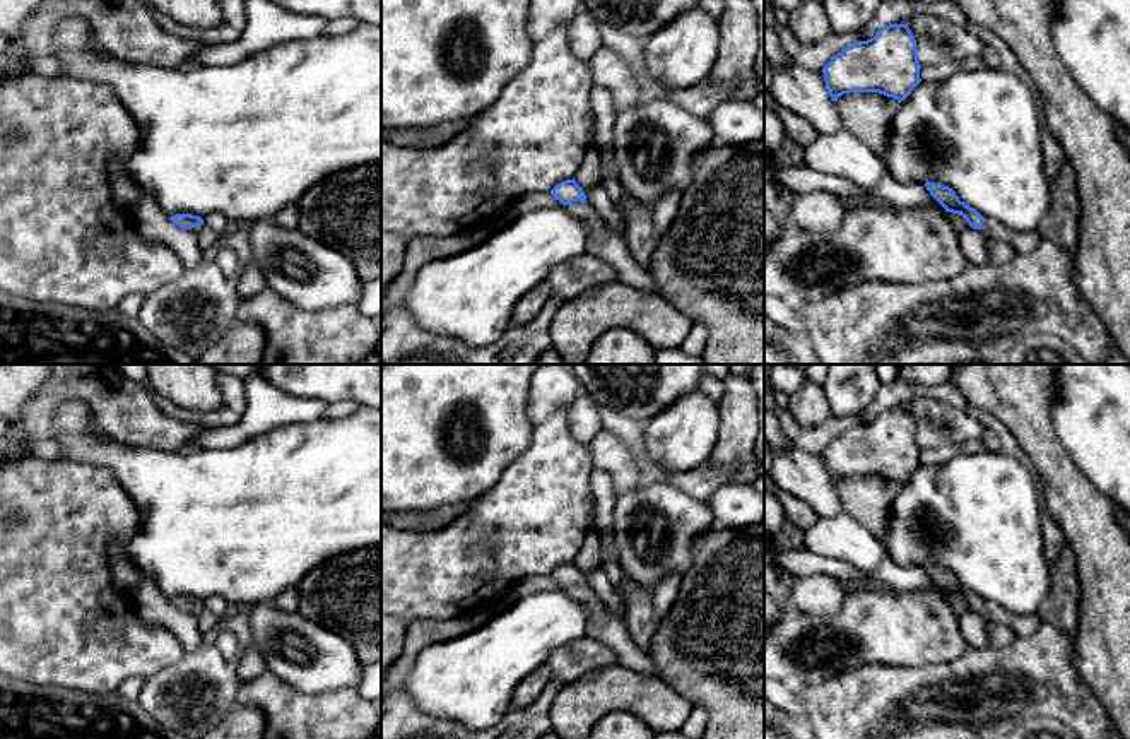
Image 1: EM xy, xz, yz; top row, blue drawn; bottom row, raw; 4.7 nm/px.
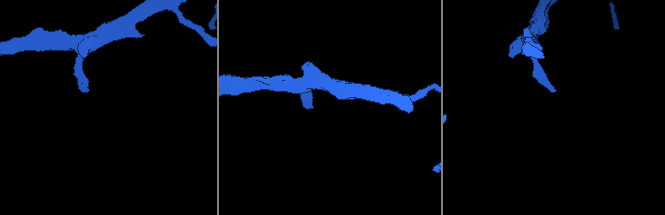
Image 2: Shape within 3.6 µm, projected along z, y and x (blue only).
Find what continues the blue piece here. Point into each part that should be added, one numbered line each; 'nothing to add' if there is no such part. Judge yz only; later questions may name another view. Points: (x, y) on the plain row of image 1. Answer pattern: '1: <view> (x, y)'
1: yz (1023, 625)

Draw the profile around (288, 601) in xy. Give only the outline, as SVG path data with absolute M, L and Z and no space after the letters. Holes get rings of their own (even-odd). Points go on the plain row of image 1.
M297 585L287 587L285 590L282 590L274 600L272 604L284 611L284 612L294 612L299 607L299 590Z

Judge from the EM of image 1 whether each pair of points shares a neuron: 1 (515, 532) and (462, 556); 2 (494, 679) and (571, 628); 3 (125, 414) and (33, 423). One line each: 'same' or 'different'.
1: same
2: same
3: same

